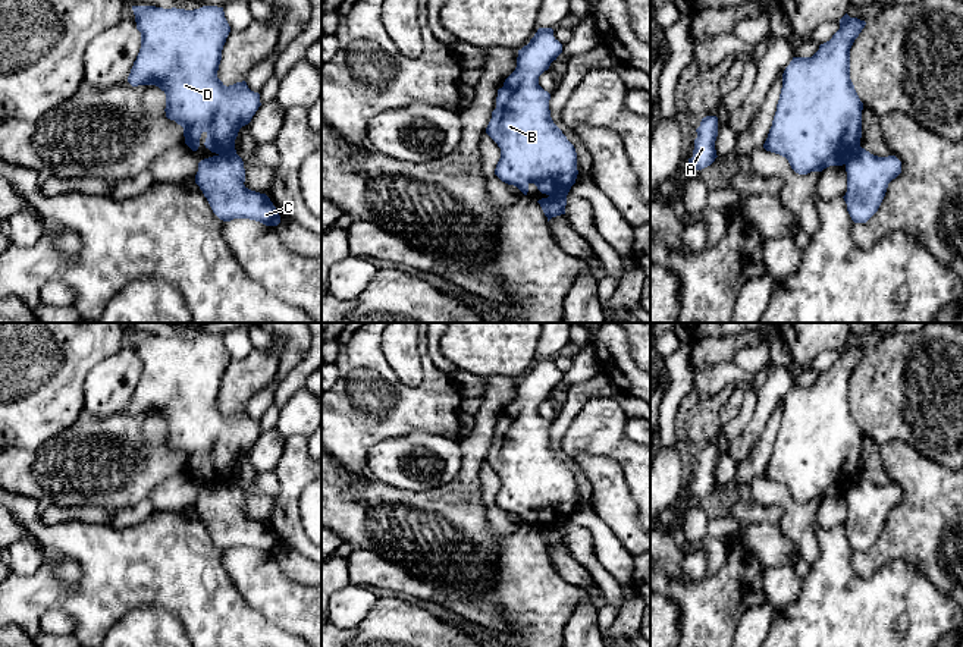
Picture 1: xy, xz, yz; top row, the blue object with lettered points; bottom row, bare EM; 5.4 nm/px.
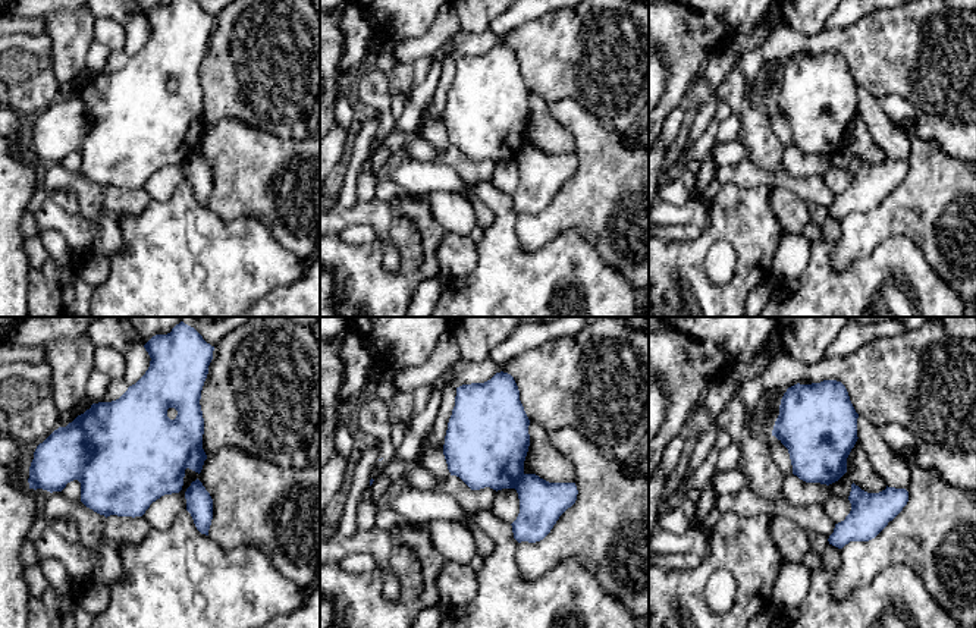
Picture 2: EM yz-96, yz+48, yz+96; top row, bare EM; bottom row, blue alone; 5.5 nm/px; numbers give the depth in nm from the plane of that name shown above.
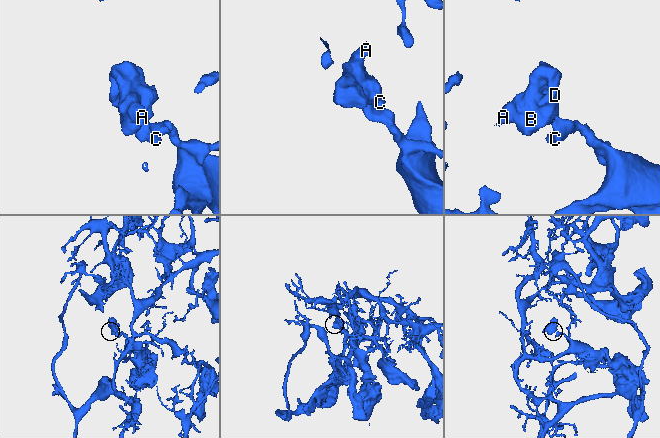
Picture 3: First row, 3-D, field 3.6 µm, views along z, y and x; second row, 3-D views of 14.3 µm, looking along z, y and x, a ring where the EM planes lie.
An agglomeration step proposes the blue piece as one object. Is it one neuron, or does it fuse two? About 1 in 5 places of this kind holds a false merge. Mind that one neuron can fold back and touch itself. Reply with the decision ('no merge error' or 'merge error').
merge error

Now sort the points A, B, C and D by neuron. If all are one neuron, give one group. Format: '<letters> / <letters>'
A B D / C

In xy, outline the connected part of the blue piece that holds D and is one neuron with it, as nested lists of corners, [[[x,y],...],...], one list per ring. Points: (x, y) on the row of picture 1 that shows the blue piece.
[[[132,6],[141,48],[128,82],[156,85],[166,94],[166,117],[183,128],[185,144],[197,151],[206,132],[206,148],[236,153],[235,139],[261,106],[247,82],[226,87],[217,70],[230,32],[223,7],[194,10]]]

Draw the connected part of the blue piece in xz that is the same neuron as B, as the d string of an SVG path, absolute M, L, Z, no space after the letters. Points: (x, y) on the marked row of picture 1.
M539 28L530 43L518 50L517 67L498 89L496 109L486 128L486 134L501 148L495 175L524 195L528 185L534 183L542 194L567 197L578 175L575 148L553 123L549 110L550 94L539 85L539 76L561 53L562 44L553 37L553 29Z

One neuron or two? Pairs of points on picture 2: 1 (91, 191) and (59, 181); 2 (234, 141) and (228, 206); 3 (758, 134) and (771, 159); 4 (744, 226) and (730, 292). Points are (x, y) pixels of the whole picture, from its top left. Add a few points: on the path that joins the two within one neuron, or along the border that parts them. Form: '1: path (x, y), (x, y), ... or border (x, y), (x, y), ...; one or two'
1: path (84, 188), (77, 182), (66, 181); one
2: path (234, 157), (234, 190); one
3: path (760, 140), (765, 153); one
4: path (746, 242), (746, 276); one

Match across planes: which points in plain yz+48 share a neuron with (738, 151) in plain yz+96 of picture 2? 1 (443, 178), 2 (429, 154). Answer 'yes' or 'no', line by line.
1: no
2: yes

